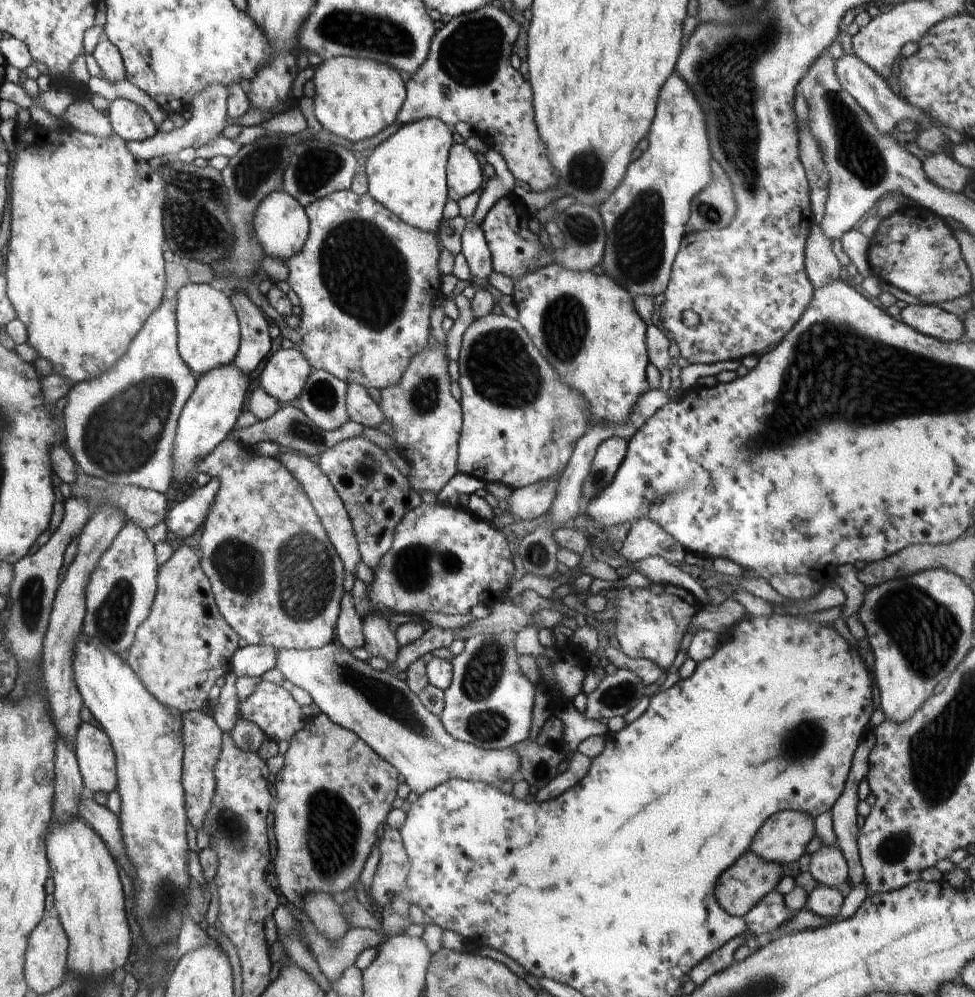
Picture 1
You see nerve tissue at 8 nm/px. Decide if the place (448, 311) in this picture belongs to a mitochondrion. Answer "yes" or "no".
no

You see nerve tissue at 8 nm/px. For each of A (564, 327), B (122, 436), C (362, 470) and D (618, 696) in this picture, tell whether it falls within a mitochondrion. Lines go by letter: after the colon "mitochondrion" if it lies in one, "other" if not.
A: mitochondrion
B: mitochondrion
C: mitochondrion
D: mitochondrion

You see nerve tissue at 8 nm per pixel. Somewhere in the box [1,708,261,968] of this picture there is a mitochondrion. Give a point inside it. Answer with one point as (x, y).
(165, 902)

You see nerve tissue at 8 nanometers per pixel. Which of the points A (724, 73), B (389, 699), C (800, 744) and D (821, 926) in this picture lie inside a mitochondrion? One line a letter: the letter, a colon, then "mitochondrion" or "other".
A: mitochondrion
B: mitochondrion
C: mitochondrion
D: other

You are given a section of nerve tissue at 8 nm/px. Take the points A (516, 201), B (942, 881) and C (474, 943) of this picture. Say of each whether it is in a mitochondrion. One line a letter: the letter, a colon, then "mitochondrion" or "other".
A: other
B: other
C: other

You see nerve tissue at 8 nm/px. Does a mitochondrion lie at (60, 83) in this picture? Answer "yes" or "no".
no

